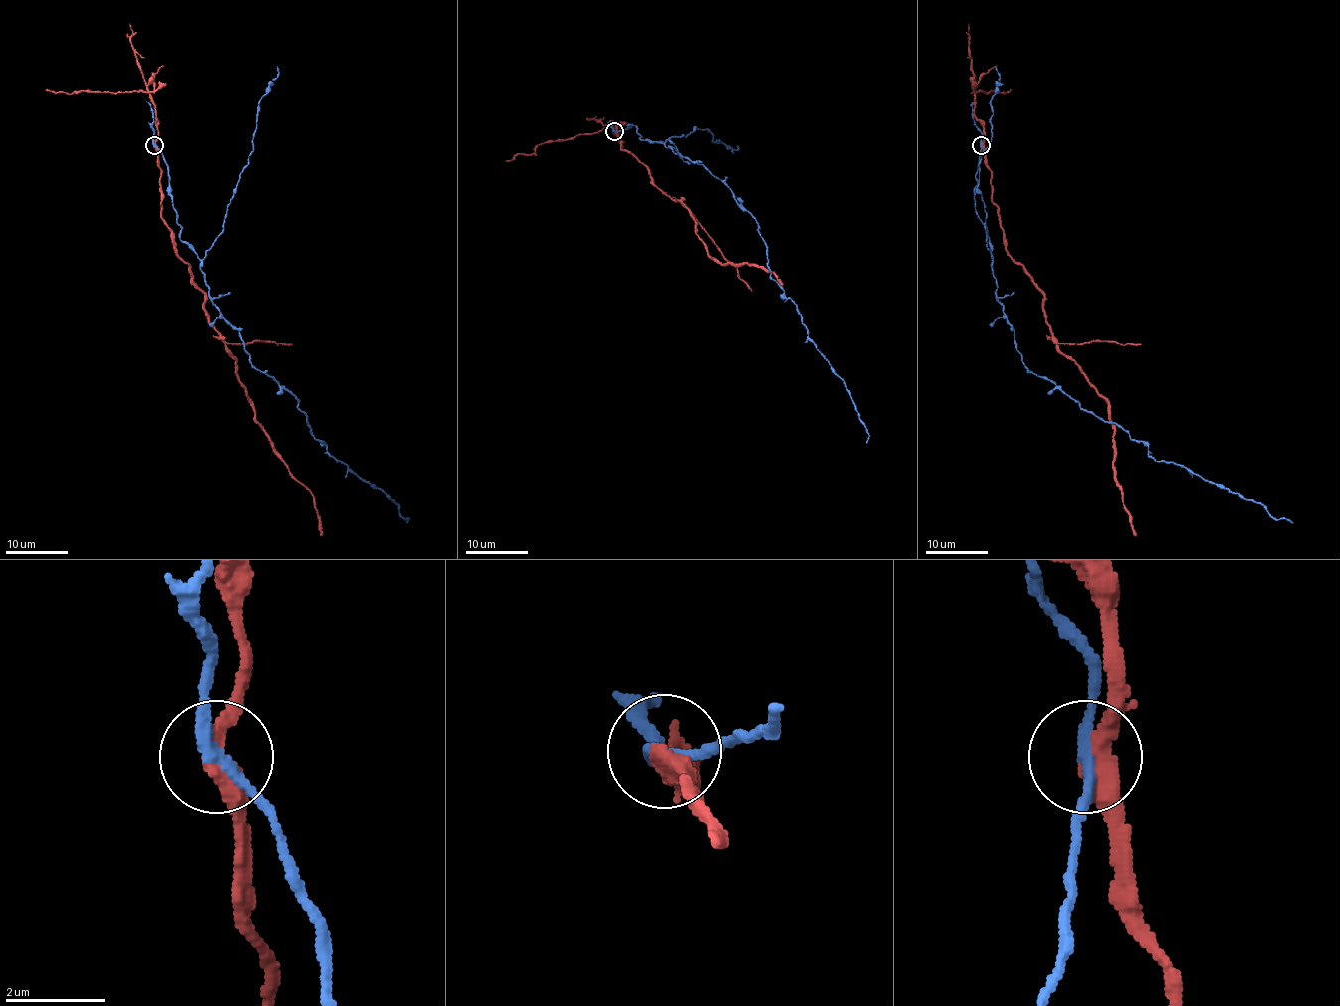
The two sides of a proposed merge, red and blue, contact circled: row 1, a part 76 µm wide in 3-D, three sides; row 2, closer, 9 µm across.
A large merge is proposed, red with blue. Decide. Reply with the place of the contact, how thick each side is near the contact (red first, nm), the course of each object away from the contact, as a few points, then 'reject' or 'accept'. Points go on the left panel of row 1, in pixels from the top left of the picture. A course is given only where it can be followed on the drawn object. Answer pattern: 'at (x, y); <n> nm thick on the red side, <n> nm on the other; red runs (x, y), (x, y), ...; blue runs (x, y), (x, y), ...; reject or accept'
at (154, 145); 400 nm thick on the red side, 200 nm on the other; red runs (154, 145), (160, 217), (174, 251), (204, 296), (207, 322), (235, 360), (254, 420), (311, 493), (322, 535); blue runs (154, 145), (180, 238), (249, 361), (295, 398), (330, 454), (386, 493), (406, 523); reject

